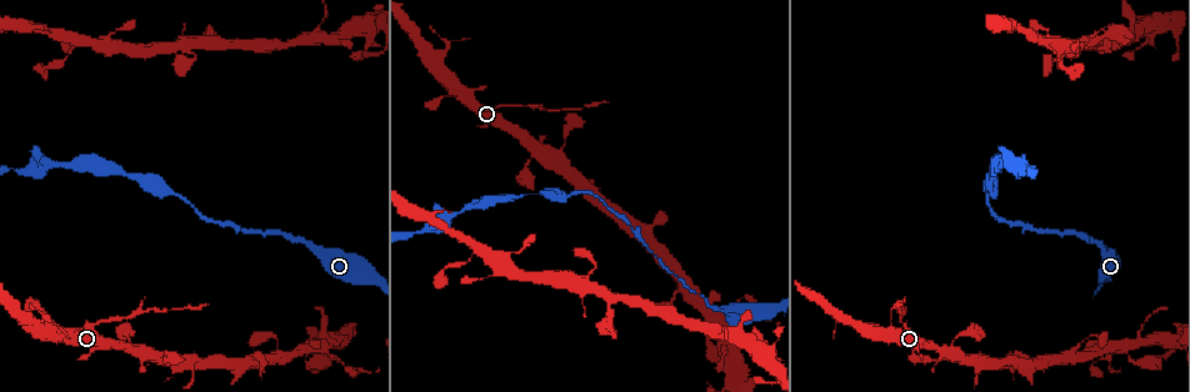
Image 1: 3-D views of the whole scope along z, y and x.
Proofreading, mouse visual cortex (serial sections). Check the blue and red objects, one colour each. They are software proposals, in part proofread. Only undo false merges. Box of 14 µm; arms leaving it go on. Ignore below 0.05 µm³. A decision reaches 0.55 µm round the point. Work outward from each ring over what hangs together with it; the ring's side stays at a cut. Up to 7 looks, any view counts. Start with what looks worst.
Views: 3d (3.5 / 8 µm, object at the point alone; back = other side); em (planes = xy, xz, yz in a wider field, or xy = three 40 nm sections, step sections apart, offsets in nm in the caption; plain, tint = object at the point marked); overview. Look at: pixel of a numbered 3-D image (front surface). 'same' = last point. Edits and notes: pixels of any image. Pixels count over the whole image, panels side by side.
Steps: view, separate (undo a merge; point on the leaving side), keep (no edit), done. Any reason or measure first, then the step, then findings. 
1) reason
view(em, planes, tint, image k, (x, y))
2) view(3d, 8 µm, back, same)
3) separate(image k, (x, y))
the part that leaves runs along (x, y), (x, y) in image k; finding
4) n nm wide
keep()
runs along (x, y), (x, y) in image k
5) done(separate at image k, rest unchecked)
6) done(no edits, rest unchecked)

view(3d, 3.5 µm, image 1, (128, 316))

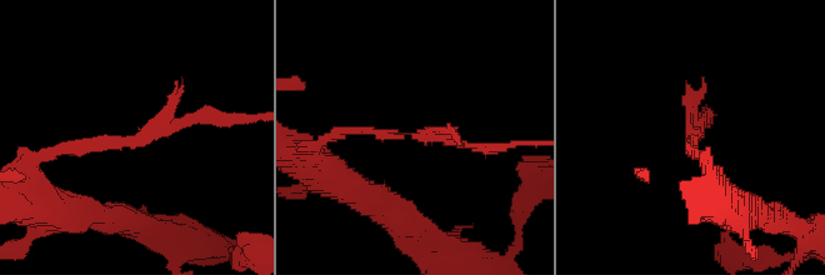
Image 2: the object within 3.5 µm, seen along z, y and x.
view(em, xy, step 5, tint, image 2, (136, 143))

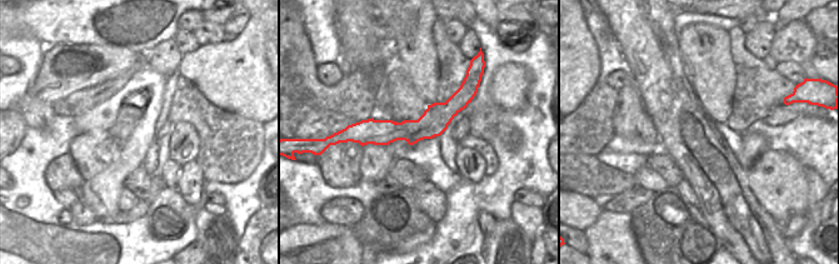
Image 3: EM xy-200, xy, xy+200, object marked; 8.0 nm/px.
view(em, xy, step 2, tint, same)

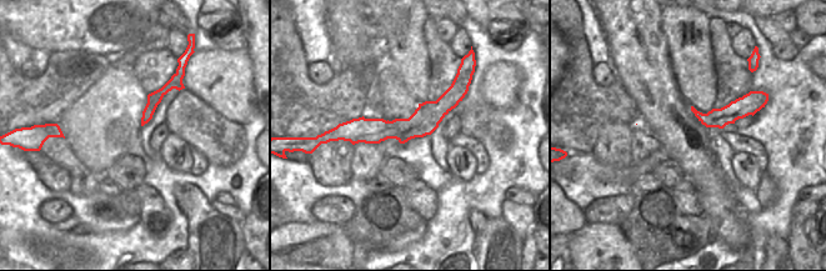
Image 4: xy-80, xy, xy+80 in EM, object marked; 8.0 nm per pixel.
keep()
continuous, no second cell

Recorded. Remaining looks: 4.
side arm on a straight run
view(3d, 8 µm, image 1, (365, 278))

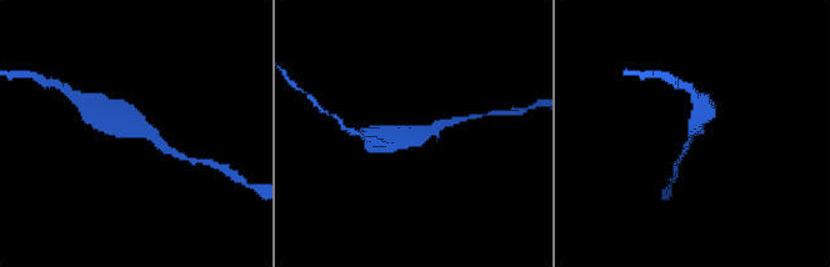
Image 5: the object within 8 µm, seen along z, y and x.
view(3d, 3.5 µm, image 5, (413, 128))

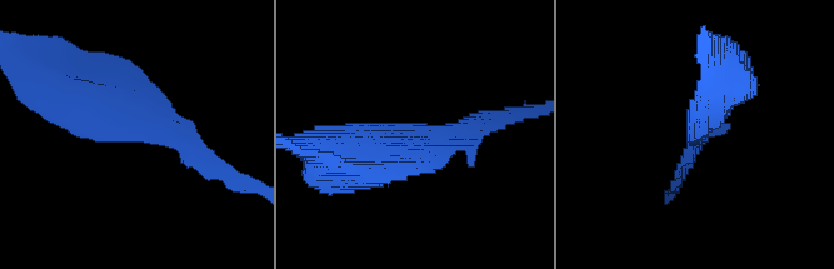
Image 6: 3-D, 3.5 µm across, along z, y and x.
3 arms; arms of 150, 150, 500 nm
view(em, xy, step 3, tint, image 6, (130, 127))

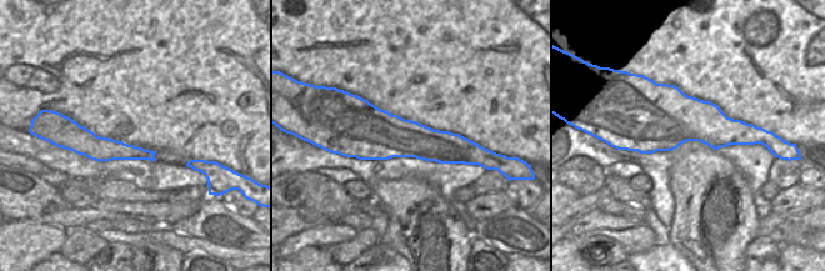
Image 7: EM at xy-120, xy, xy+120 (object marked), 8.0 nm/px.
keep()
runs along (61, 91), (200, 164) in image 6; all the same cell

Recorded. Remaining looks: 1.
done(no edits, rest unchecked)

